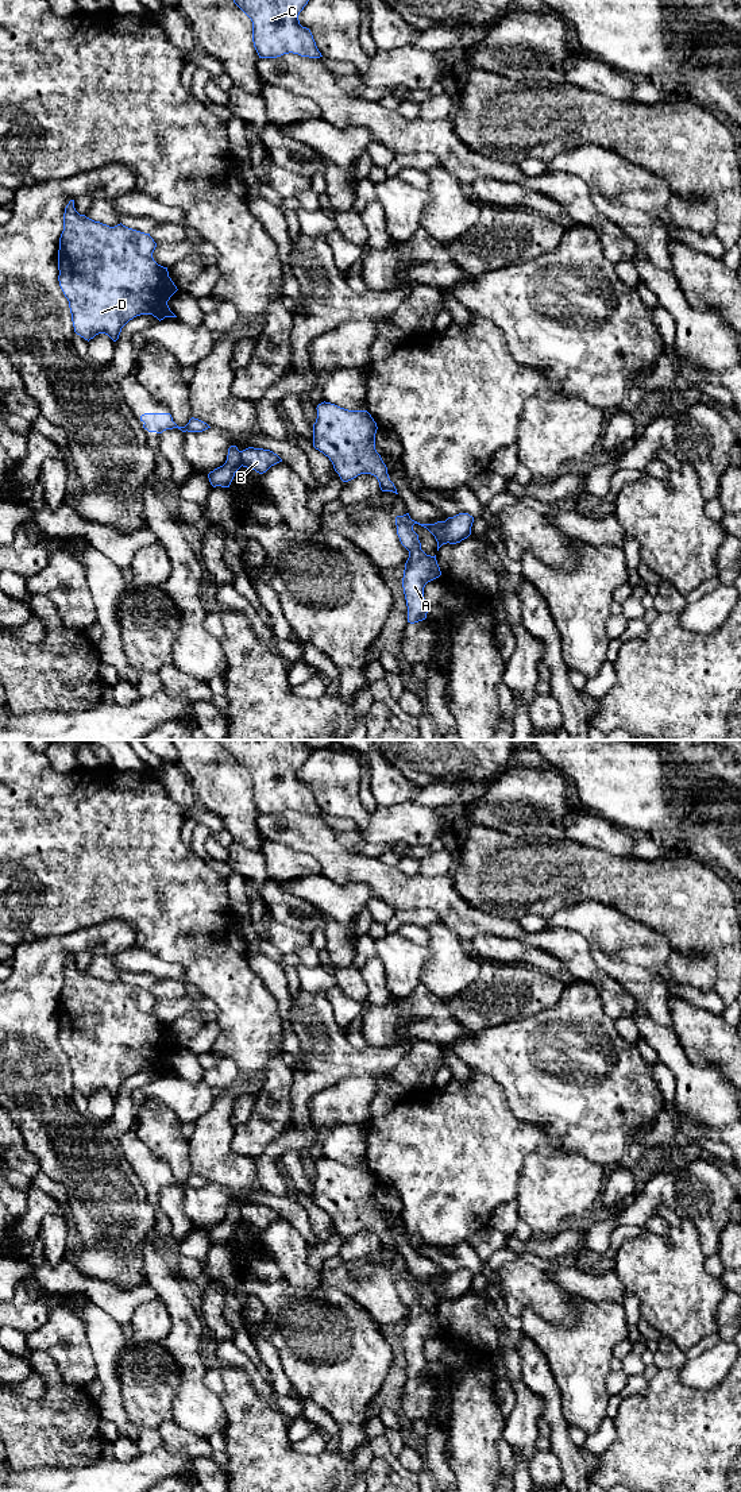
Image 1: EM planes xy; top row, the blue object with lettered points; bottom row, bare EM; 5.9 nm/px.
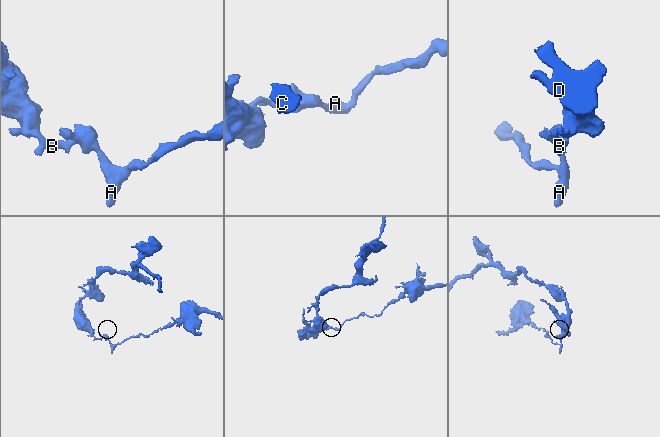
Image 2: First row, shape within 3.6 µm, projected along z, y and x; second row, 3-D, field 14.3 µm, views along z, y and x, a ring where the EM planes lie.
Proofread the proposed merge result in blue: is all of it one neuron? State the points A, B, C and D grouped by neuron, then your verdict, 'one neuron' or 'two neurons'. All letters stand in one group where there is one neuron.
A B / C D | two neurons

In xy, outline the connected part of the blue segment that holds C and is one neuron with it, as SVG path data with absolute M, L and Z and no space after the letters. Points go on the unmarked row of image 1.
M215 740L252 778L252 798L259 814L283 810L320 814L313 791L298 776L310 748L306 740Z

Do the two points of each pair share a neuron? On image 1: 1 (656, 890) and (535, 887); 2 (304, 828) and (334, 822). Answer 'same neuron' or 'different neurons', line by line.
1: same neuron
2: different neurons

